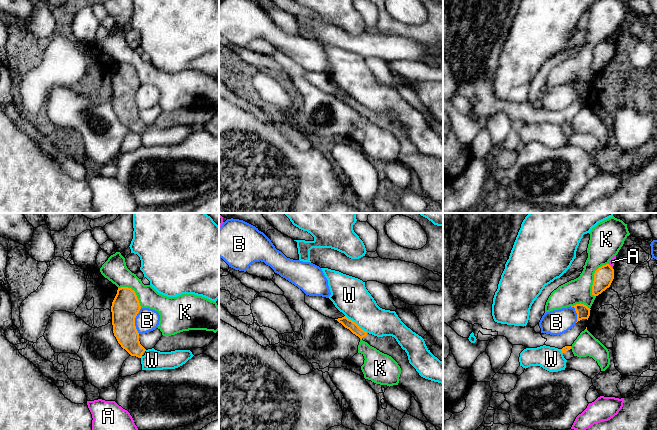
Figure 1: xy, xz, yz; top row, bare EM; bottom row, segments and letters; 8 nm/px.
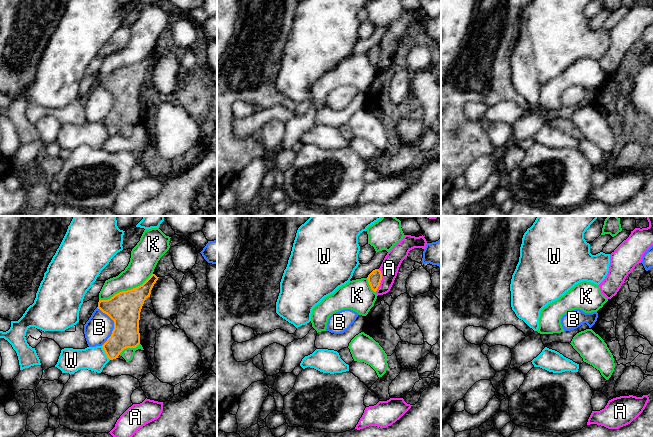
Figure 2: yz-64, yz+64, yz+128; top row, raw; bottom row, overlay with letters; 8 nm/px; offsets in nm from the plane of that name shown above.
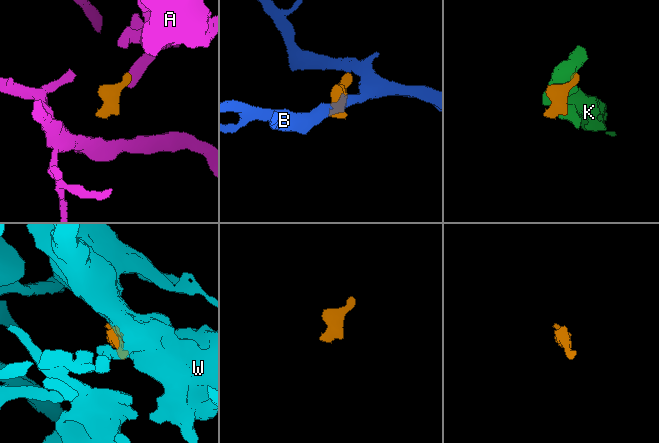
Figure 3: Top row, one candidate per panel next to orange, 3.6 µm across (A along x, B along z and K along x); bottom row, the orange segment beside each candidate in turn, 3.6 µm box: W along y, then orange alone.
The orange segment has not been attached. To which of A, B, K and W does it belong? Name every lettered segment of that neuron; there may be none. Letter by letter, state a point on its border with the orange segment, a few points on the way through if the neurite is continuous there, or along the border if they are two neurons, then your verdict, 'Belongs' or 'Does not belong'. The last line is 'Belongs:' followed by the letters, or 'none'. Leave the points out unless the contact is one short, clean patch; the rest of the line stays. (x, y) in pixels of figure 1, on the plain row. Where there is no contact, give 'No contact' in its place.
A: Touches orange at yz (610, 42). Boundary: yz (608, 39), (612, 44). Does not belong
B: Touches orange at xy (134, 97). Does not belong
K: Touches orange at yz (594, 54). Does not belong
W: Touches orange at xz (355, 99). Does not belong
Belongs: none

